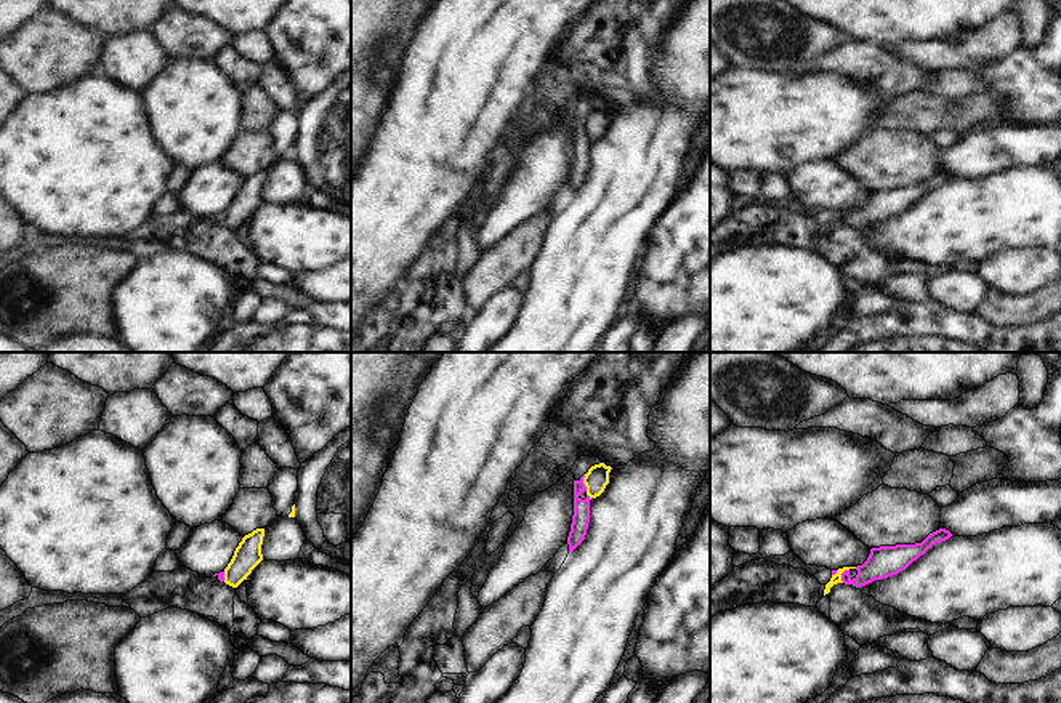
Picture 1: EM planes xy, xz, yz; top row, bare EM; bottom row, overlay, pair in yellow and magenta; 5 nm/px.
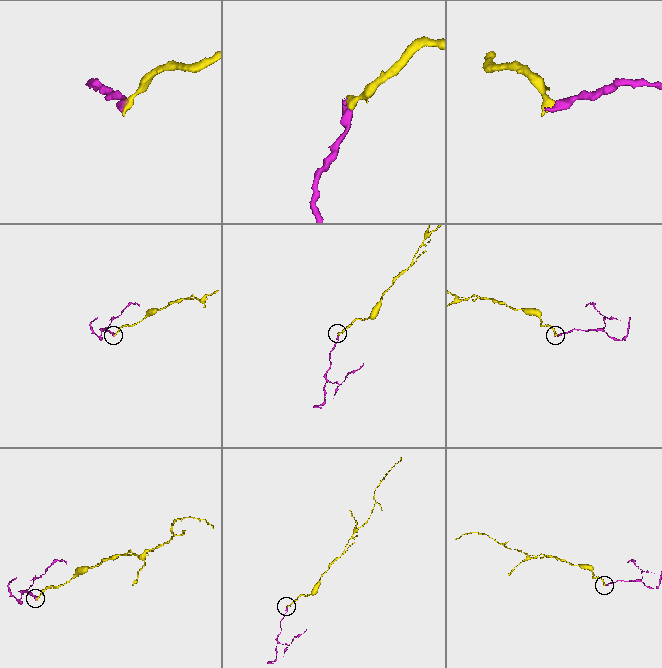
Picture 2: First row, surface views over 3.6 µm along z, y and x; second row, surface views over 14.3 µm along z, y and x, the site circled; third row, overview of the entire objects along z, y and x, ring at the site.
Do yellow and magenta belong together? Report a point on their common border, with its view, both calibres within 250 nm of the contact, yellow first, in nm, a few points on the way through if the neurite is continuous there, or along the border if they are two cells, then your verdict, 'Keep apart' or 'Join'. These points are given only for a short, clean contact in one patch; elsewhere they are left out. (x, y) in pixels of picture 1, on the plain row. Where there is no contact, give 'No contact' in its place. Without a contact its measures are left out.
Touches yellow at xz (584, 124). Thickness 120 nm (yellow) against 90 nm. Boundary: xz (584, 116), (587, 132). Keep apart

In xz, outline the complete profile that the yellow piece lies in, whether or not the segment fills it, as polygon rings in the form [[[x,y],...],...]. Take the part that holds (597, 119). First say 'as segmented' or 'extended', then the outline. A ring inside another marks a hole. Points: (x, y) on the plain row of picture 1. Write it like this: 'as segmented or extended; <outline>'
as segmented; [[[604,104],[595,106],[588,110],[583,119],[583,125],[590,141],[599,138],[604,133],[606,127],[609,125],[611,110],[612,109],[606,107]]]

